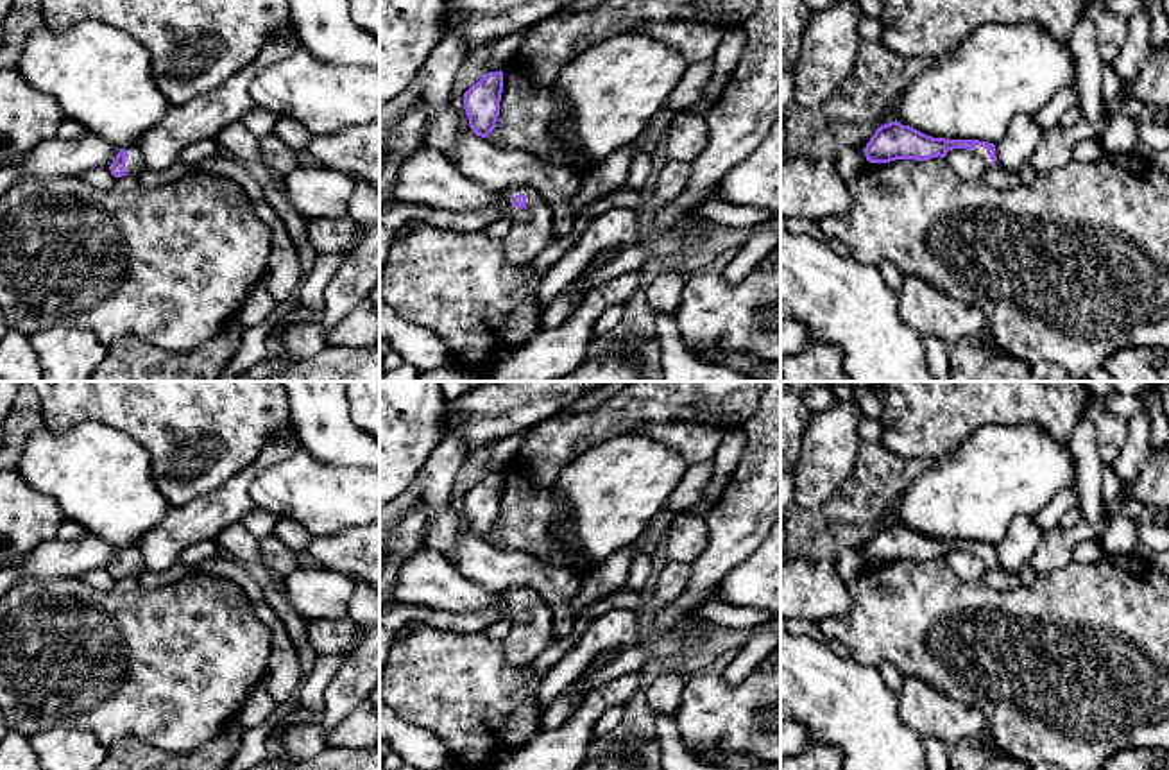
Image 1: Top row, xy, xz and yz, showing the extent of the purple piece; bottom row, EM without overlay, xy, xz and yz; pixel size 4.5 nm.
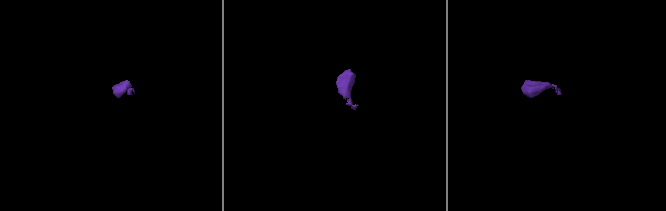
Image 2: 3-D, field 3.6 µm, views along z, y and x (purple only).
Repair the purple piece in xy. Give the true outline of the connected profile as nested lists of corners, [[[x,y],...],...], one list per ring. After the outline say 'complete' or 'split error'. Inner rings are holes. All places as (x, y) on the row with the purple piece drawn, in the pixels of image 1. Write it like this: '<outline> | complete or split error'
[[[136,143],[136,145],[120,149],[115,161],[106,168],[118,179],[127,174],[138,177],[147,167],[145,167],[143,154]]] | split error

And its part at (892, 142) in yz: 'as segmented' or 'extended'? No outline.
extended

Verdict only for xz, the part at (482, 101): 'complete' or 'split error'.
complete

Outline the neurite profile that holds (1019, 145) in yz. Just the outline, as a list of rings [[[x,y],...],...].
[[[1019,115],[1011,120],[1006,136],[995,145],[995,158],[1003,168],[1019,170],[1035,158],[1044,131],[1031,115]]]

